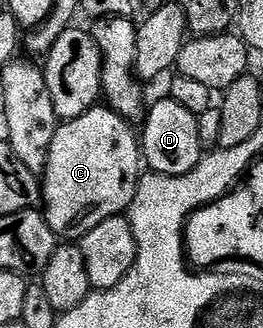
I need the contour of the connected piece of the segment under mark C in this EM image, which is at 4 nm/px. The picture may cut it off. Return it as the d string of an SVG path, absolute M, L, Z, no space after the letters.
M98 105L91 108L87 113L83 113L83 117L66 119L58 126L57 132L55 133L55 141L51 141L51 149L47 153L47 165L45 166L43 178L41 179L41 194L43 196L43 214L45 219L51 225L54 233L62 240L80 241L87 232L95 229L95 225L99 225L99 221L110 219L116 215L125 215L126 212L128 212L134 197L137 196L137 183L141 180L142 174L143 156L138 132L135 130L134 124L124 119L119 113L115 113L112 107L108 105Z

